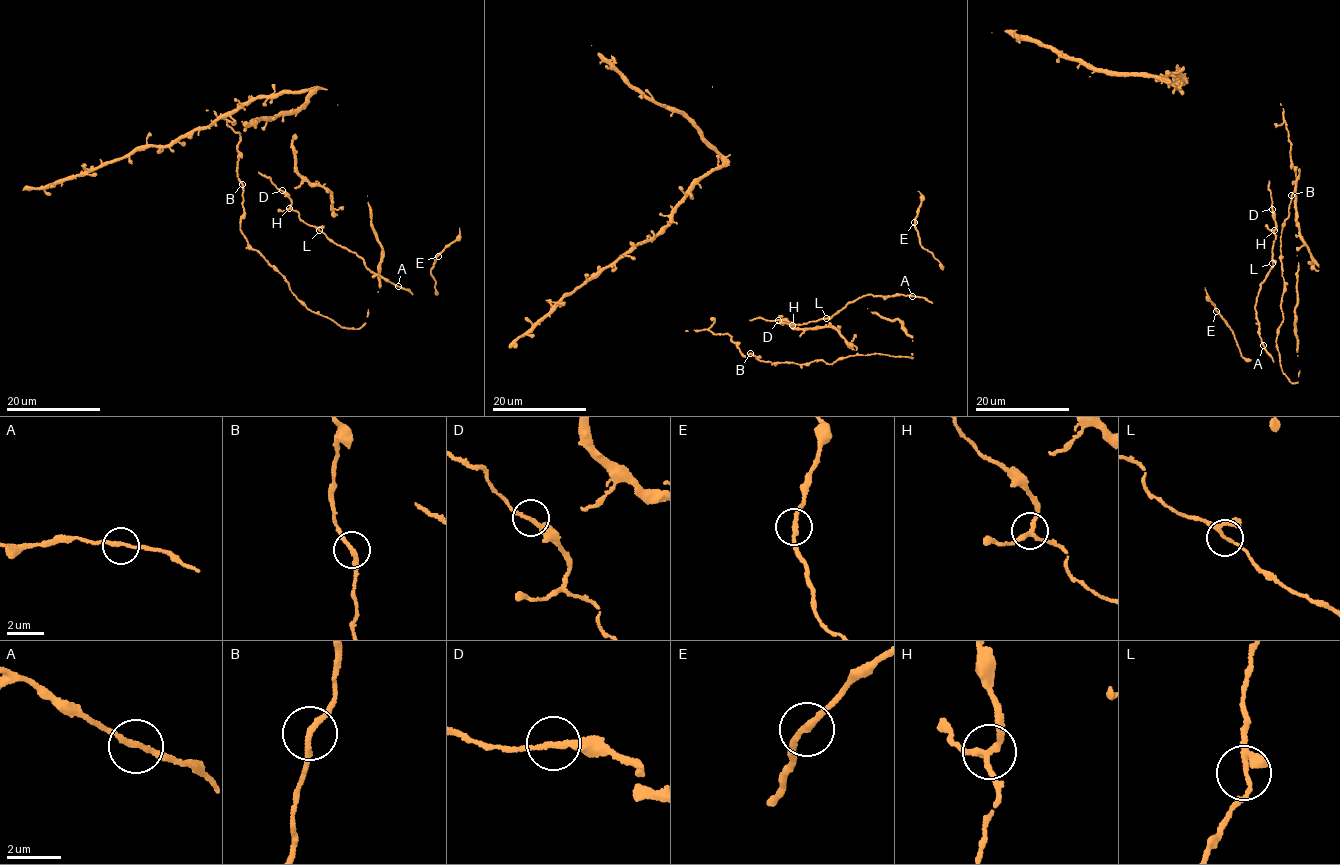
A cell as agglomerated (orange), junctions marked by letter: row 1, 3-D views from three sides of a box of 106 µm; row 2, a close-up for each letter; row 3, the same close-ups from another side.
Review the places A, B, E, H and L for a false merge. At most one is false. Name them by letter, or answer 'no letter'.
H

